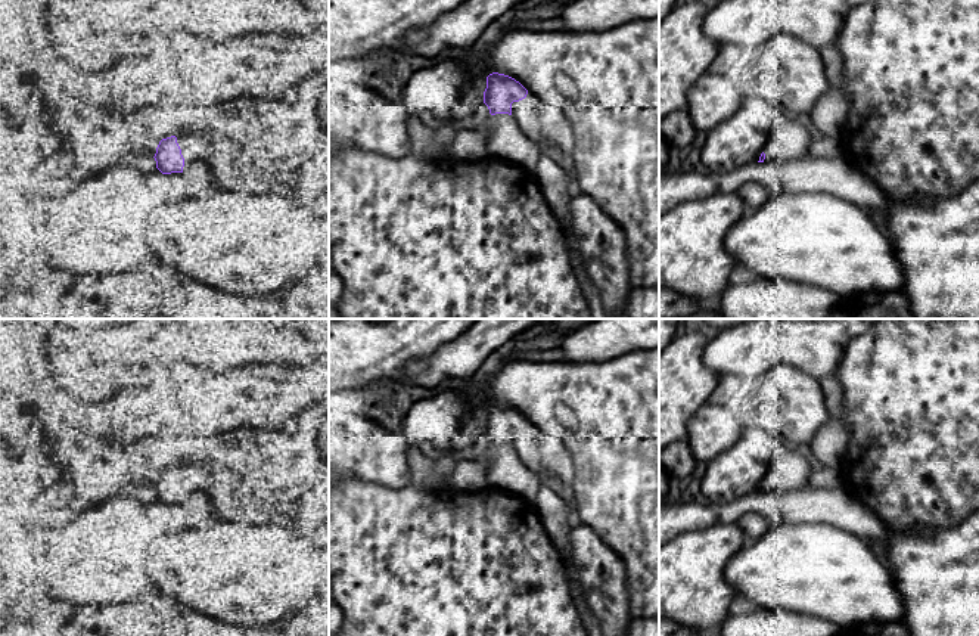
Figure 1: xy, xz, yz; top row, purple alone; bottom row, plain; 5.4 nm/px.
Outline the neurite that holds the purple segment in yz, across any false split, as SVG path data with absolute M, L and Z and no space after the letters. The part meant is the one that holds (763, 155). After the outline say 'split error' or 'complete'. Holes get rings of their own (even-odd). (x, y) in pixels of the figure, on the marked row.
M784 112L778 118L758 162L783 164L805 156L811 140L806 128Z; split error

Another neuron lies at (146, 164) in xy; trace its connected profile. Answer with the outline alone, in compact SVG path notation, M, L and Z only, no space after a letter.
M143 153L131 165L144 174L152 174L156 170L155 158L147 153Z

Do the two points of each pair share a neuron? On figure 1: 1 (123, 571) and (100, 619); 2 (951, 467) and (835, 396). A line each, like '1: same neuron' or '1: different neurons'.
1: different neurons
2: different neurons

